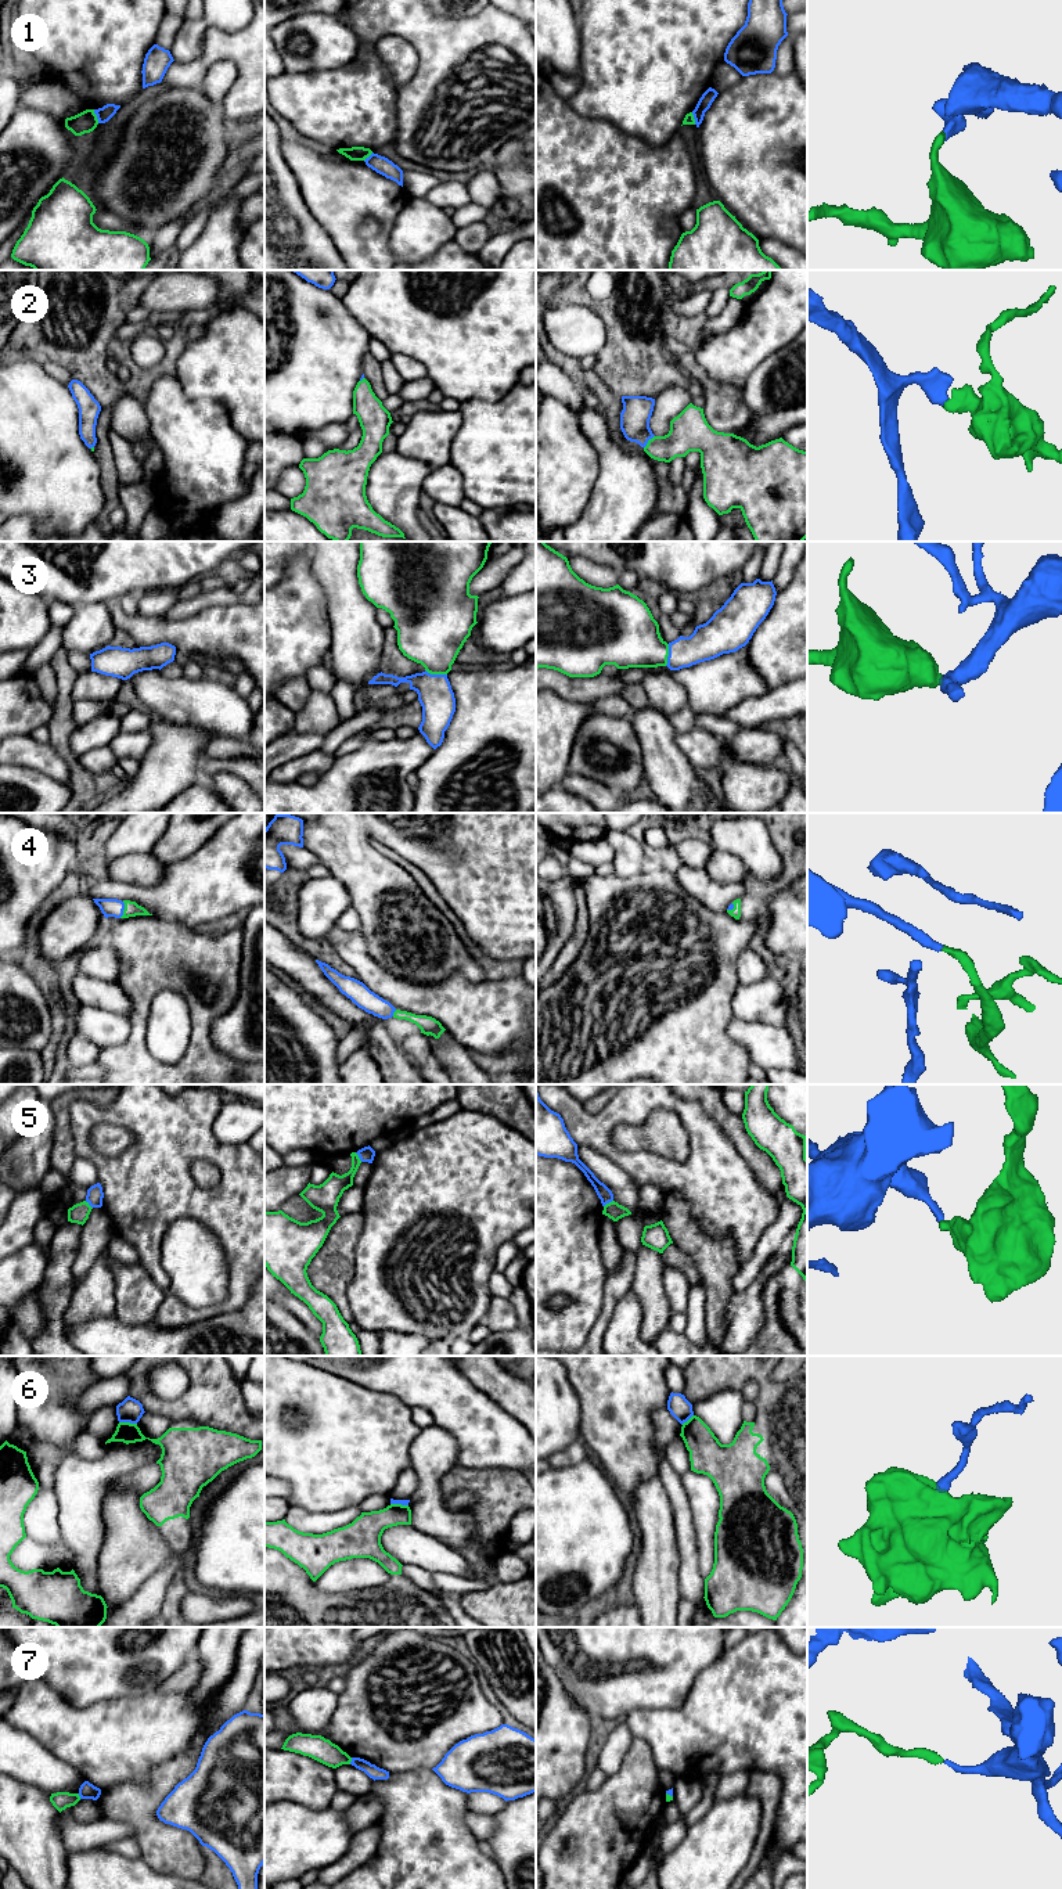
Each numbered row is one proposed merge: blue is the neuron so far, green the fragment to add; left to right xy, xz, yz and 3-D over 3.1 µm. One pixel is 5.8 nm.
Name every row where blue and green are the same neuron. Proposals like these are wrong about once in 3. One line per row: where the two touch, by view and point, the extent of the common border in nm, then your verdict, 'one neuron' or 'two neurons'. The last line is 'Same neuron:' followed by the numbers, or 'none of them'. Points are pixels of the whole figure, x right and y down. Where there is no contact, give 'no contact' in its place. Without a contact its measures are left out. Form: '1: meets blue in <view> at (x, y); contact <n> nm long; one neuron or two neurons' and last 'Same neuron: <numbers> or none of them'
1: meets blue in xy at (97, 117); contact 90 nm long; two neurons
2: meets blue in yz at (647, 442); contact 100 nm long; one neuron
3: meets blue in xz at (436, 675); contact 130 nm long; one neuron
4: meets blue in xy at (123, 909); contact 100 nm long; one neuron
5: meets blue in xz at (359, 1157); contact 70 nm long; two neurons
6: meets blue in xy at (128, 1421); contact 110 nm long; two neurons
7: meets blue in xz at (352, 1760); contact 40 nm long; two neurons
Same neuron: 2, 3, 4

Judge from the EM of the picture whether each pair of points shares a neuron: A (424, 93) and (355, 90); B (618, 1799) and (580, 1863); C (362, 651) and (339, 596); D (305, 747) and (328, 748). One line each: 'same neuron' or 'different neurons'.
A: different neurons
B: same neuron
C: same neuron
D: different neurons

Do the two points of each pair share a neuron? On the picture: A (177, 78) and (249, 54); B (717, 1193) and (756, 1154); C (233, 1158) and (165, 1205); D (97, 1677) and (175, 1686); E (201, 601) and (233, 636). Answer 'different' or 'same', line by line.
A: same
B: different
C: same
D: different
E: different

